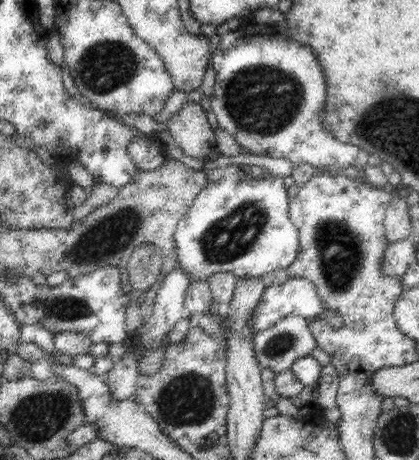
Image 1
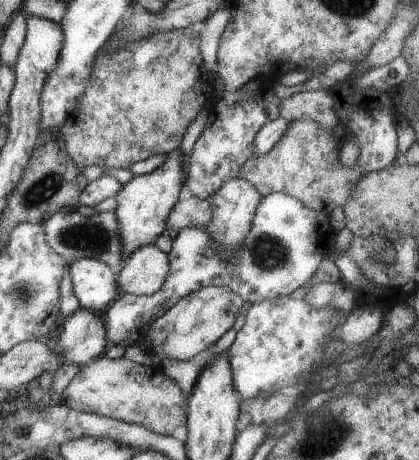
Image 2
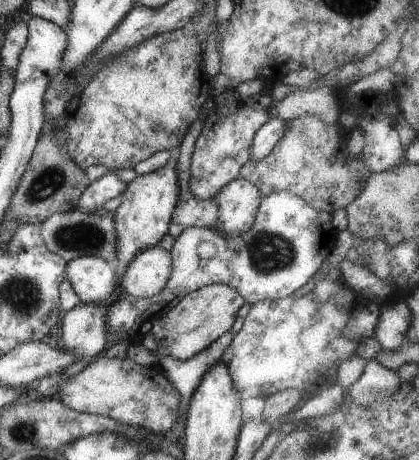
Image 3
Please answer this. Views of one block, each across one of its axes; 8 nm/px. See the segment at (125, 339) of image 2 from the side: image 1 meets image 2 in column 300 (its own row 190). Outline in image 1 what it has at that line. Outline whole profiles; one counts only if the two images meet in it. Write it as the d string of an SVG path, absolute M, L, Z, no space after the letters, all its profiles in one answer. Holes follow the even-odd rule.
M232 164L226 167L214 167L210 170L206 169L206 174L208 177L208 184L198 192L198 196L194 198L194 202L190 204L184 216L178 221L176 230L174 231L179 268L190 277L191 282L196 282L196 280L207 280L207 278L210 278L210 275L216 274L216 272L231 272L238 278L261 278L264 274L274 272L274 270L288 268L288 266L296 260L296 254L298 254L298 250L300 250L298 229L289 219L290 197L288 191L288 180L272 175L268 169L264 169L264 167L241 164Z

